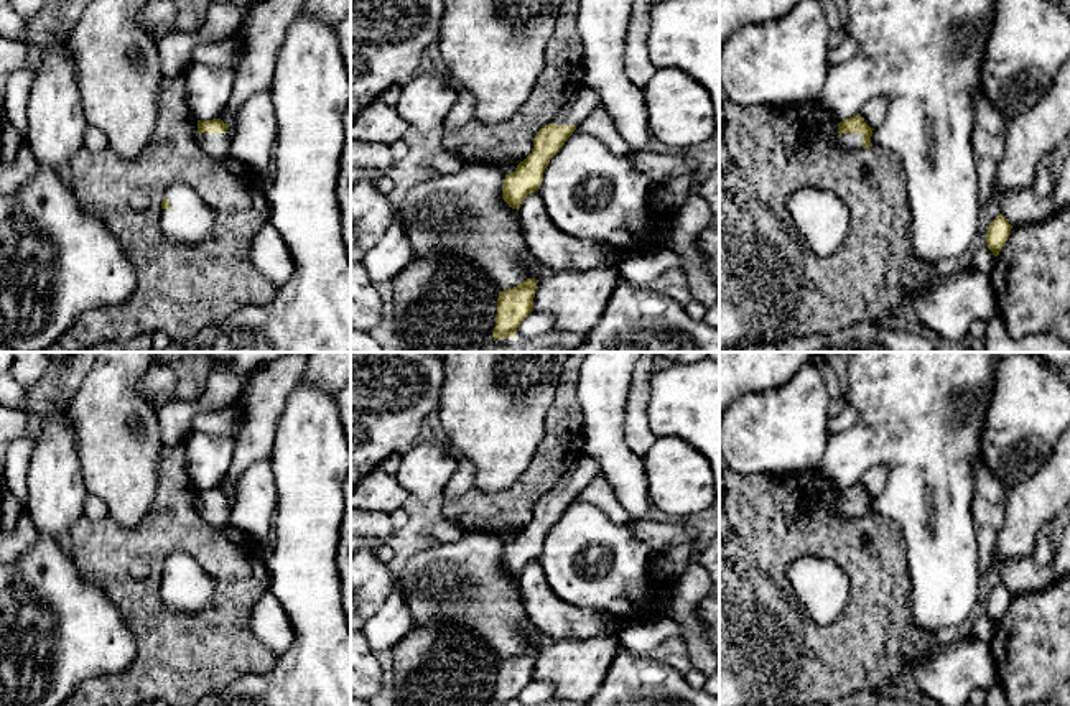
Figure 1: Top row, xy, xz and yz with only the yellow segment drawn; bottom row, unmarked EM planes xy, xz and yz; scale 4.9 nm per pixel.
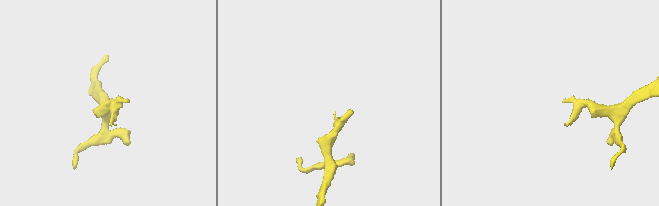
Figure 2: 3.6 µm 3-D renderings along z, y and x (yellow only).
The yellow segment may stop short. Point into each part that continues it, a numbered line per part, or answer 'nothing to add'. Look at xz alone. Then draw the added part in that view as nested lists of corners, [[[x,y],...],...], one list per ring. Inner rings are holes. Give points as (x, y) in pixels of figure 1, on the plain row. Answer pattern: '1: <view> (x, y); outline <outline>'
1: xz (585, 469); outline [[[581,454],[570,472],[556,484],[553,492],[575,494],[578,497],[598,474],[598,462],[593,458]]]

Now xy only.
1: xy (218, 514); outline [[[198,502],[196,510],[214,528],[226,528],[230,525],[230,504],[226,502]]]
2: xy (188, 589); outline [[[173,553],[165,568],[168,578],[160,579],[158,592],[166,607],[178,614],[201,614],[216,592],[214,579],[186,553]]]

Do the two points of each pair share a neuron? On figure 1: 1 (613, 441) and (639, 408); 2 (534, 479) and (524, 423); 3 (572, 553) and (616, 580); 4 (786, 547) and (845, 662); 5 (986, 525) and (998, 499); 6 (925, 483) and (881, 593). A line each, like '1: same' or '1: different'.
1: different
2: different
3: same
4: same
5: same
6: different

